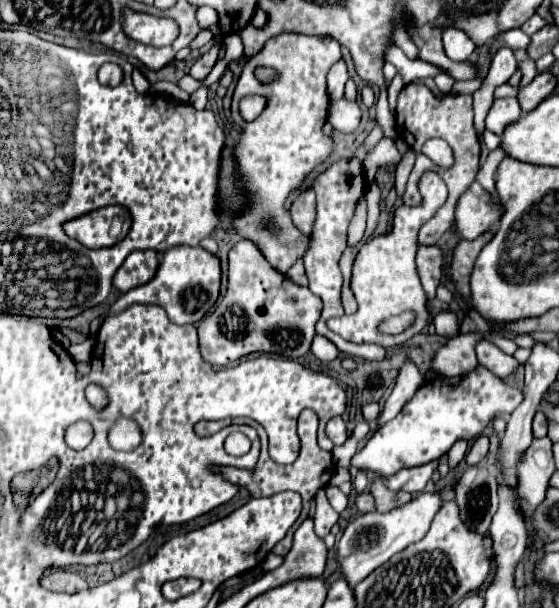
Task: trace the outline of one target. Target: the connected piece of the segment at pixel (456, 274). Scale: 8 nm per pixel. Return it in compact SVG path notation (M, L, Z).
M484 233L482 237L474 239L474 241L460 241L454 249L454 257L452 257L452 279L456 283L456 289L462 293L464 299L470 297L470 273L474 267L474 261L478 257L478 253L482 251L482 247L490 241L494 233Z

